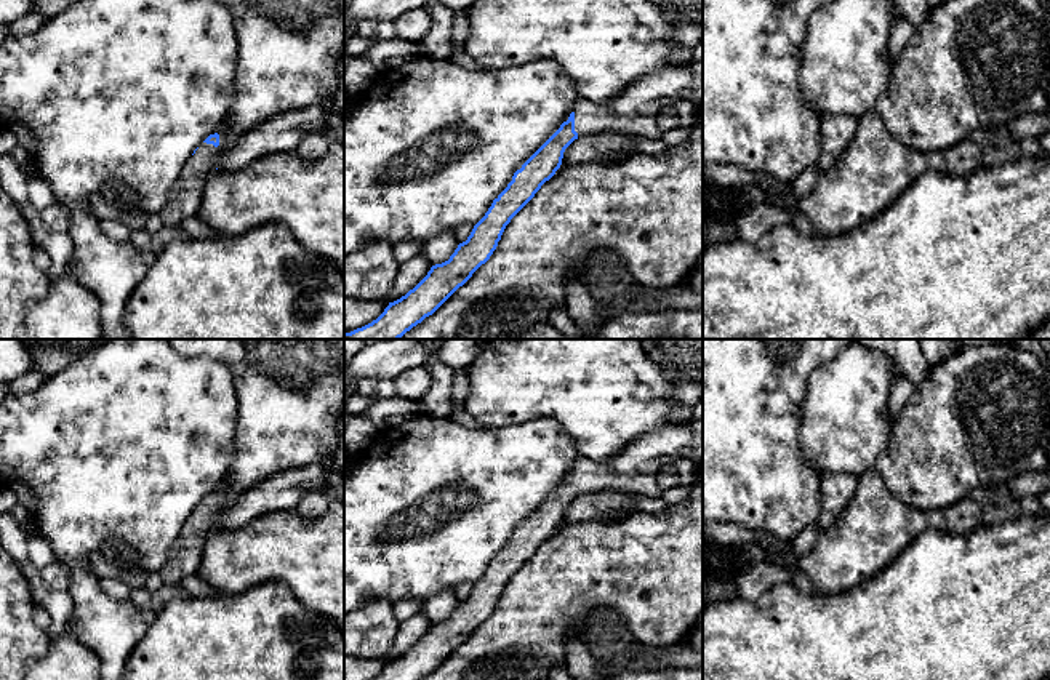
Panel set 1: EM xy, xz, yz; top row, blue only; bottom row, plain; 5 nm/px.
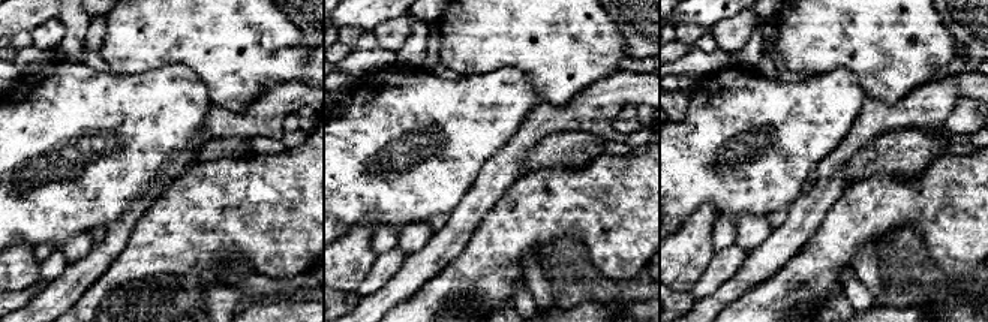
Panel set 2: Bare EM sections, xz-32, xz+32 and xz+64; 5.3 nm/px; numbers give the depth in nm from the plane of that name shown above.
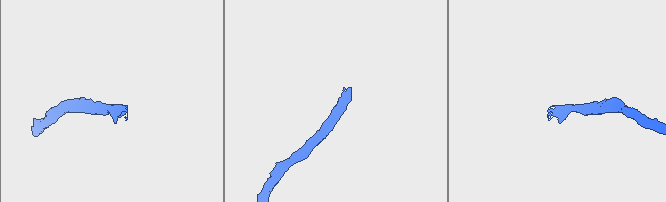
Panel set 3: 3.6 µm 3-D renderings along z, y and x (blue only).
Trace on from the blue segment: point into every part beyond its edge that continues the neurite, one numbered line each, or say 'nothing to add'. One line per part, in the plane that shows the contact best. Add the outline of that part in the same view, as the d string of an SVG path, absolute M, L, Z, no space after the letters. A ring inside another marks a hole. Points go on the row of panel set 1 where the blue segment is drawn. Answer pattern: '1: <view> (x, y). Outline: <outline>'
1: xy (284, 132). Outline: M320 106L293 109L277 114L229 141L229 123L218 131L219 146L202 142L186 162L179 179L160 216L163 222L179 226L184 218L194 216L202 203L203 189L211 171L234 171L275 152L295 152L298 144L311 133L344 144L344 115L333 109L325 112Z

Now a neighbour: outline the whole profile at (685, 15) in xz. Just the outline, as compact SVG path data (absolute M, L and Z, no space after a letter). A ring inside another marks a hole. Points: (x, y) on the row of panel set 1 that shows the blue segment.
M651 0L674 26L672 40L679 48L703 42L703 0Z

